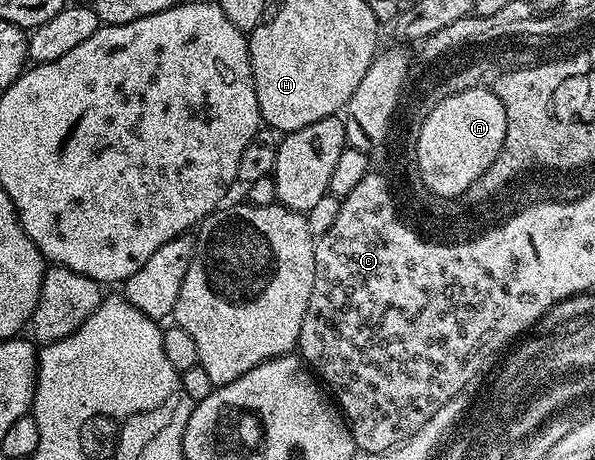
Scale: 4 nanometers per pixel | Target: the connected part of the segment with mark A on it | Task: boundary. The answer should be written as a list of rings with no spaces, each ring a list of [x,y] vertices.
[[[474,84],[470,88],[445,95],[445,105],[442,109],[437,109],[434,117],[429,117],[429,125],[416,130],[421,137],[423,180],[441,193],[460,191],[465,183],[475,180],[479,167],[484,167],[487,159],[491,159],[493,153],[498,153],[501,136],[507,135],[507,111],[503,111],[503,103],[497,98],[496,93],[485,85]]]

